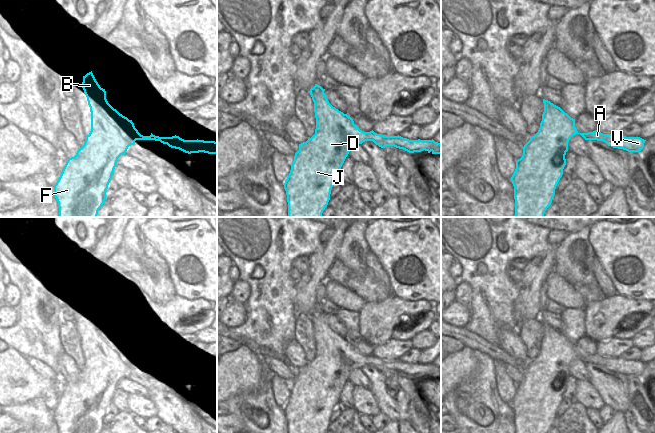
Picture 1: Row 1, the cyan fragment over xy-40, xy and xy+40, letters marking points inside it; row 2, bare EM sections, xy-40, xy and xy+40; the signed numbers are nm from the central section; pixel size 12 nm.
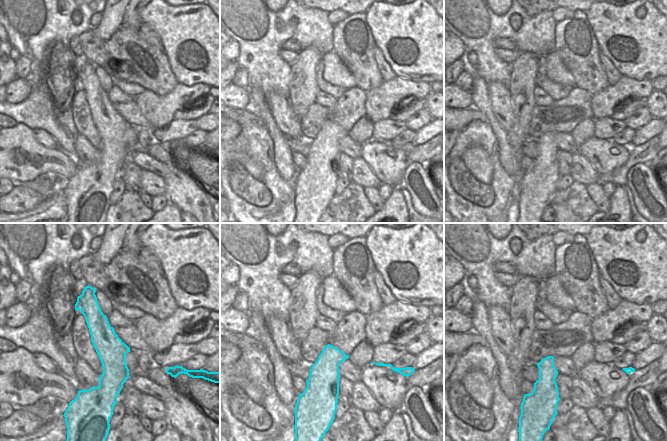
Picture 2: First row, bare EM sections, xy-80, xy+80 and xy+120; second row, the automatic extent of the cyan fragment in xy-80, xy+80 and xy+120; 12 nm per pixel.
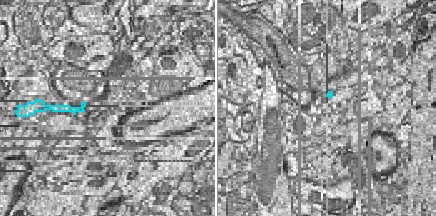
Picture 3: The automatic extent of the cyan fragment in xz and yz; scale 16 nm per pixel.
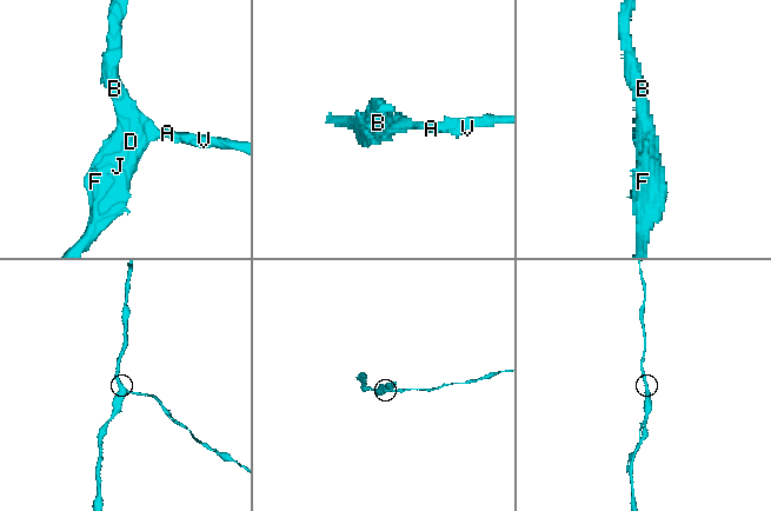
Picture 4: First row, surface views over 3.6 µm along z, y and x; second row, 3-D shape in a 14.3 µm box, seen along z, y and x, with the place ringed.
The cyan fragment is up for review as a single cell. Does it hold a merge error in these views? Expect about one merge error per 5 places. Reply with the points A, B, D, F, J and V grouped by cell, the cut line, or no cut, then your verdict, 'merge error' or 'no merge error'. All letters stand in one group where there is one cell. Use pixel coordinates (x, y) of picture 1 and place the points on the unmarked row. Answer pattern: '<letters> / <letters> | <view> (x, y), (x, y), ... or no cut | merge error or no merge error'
A B D F J V | no cut | no merge error

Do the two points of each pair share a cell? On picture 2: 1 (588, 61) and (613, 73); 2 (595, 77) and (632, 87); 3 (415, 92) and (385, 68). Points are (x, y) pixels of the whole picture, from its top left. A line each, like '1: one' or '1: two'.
1: two
2: two
3: two

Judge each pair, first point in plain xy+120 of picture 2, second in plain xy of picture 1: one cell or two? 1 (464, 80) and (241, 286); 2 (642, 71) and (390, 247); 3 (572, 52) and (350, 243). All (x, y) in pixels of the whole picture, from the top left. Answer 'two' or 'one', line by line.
1: one
2: one
3: one

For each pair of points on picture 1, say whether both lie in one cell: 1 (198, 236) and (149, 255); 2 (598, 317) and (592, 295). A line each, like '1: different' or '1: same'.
1: different
2: different

